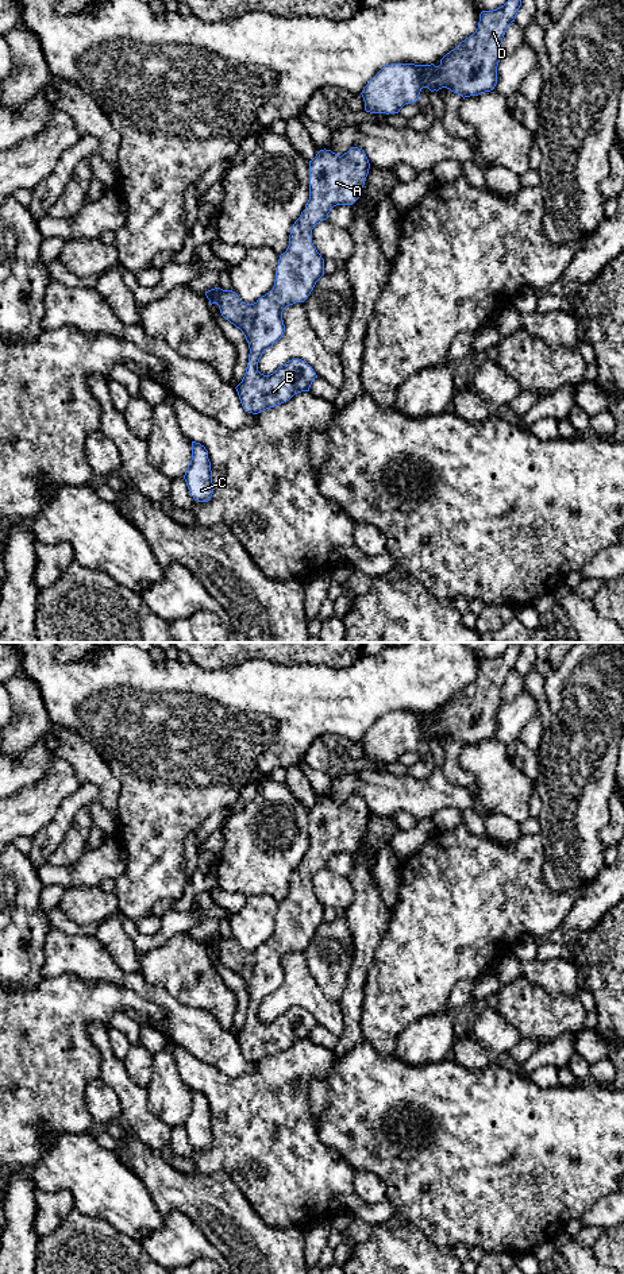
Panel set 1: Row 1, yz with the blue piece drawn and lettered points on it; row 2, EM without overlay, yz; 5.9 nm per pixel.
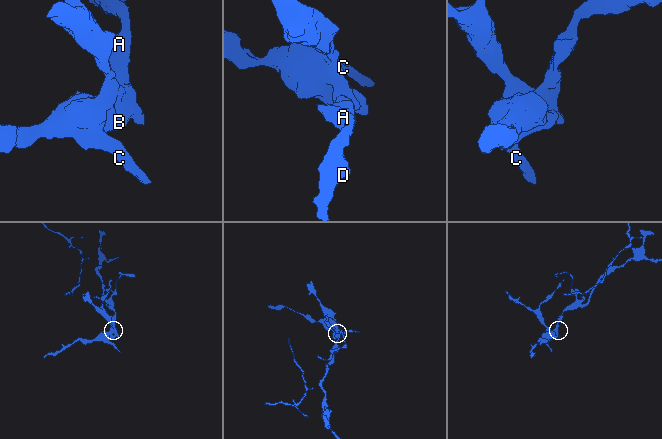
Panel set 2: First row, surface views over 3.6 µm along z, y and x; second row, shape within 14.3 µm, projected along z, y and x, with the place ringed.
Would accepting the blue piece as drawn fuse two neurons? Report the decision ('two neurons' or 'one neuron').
one neuron

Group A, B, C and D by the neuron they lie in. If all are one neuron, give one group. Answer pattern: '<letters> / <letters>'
A B C D

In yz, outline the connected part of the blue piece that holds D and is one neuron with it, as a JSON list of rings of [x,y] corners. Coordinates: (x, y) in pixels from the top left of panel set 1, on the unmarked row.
[[[513,642],[504,653],[493,659],[479,661],[478,676],[473,683],[462,688],[454,698],[447,700],[440,713],[392,711],[384,714],[363,736],[362,745],[365,758],[370,761],[398,761],[405,752],[416,750],[423,736],[431,740],[447,736],[459,744],[478,744],[494,737],[497,731],[497,714],[501,707],[502,686],[508,673],[515,669],[521,644]]]

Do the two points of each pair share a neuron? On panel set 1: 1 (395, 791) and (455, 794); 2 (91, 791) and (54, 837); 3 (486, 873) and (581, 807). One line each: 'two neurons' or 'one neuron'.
1: one neuron
2: one neuron
3: two neurons

